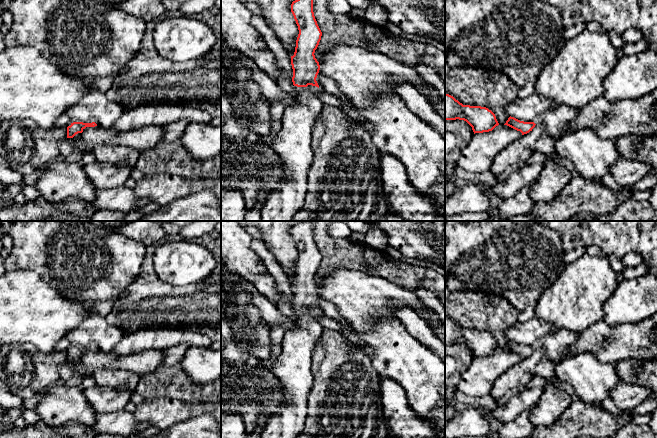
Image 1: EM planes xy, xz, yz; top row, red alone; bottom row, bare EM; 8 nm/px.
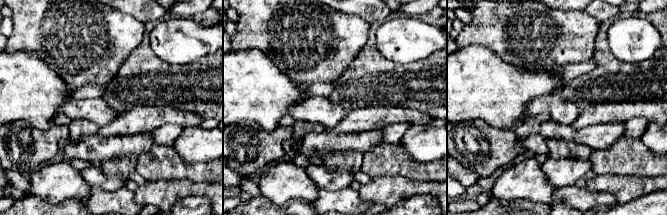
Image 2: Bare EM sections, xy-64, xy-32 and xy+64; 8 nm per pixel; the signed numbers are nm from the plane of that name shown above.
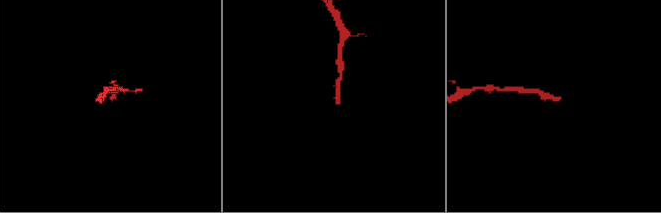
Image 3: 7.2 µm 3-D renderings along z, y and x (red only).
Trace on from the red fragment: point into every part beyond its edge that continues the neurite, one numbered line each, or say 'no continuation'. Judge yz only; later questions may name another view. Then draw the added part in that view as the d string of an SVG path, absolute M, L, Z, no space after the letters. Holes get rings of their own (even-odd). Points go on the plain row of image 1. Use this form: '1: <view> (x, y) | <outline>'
1: yz (554, 344) | M566 329L551 331L540 338L534 347L543 348L546 358L557 363L562 359L563 353L577 342L578 336L579 334Z

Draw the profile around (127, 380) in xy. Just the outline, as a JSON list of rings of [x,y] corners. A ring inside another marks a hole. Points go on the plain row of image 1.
[[[99,369],[93,377],[98,386],[126,389],[134,393],[140,375],[129,371]]]

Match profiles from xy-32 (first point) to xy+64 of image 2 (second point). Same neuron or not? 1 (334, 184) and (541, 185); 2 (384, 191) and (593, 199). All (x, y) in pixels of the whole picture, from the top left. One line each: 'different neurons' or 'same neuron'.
1: different neurons
2: different neurons

